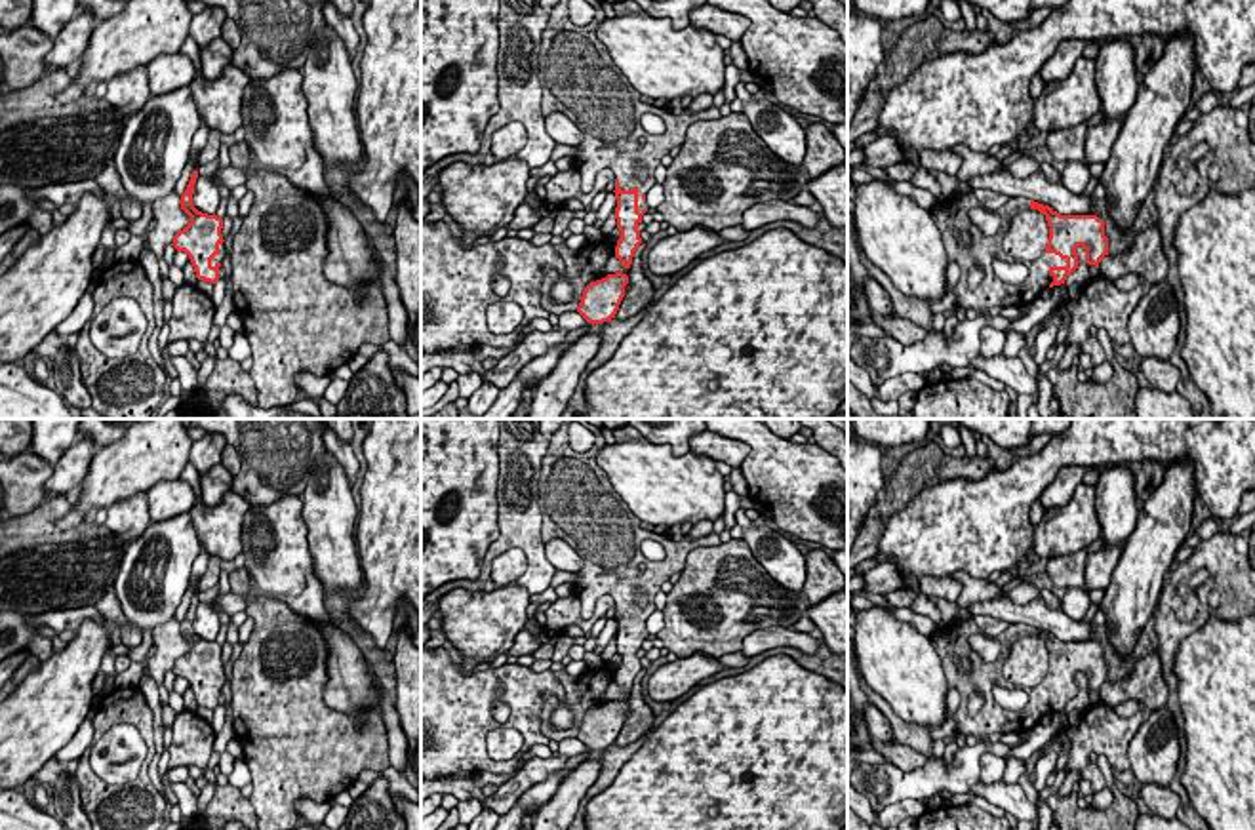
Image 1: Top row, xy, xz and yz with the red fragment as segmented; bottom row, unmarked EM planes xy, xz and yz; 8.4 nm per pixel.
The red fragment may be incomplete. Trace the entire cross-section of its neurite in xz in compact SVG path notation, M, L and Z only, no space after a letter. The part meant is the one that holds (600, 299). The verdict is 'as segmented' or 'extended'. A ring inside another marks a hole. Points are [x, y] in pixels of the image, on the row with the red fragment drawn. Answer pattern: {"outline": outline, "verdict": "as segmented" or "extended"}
{"outline": "M623 272L590 282L583 291L577 312L592 326L609 322L619 310L627 284L628 276Z", "verdict": "as segmented"}

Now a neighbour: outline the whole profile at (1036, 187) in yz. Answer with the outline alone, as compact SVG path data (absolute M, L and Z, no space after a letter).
M1006 168L990 173L975 175L966 181L971 190L986 188L1007 198L1026 198L1049 206L1061 215L1095 215L1093 200L1089 196L1072 194L1063 181L1051 183L1040 169L1026 177L1015 177Z

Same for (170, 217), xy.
M173 190L152 204L152 219L156 225L149 232L149 240L152 242L156 259L164 259L164 247L173 244L173 236L190 223L190 217L181 209L179 200L181 196Z

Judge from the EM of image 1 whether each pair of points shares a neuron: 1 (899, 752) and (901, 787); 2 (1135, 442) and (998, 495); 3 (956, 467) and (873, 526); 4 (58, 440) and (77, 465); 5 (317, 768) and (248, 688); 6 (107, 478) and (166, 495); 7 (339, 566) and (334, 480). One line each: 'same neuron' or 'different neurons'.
1: different neurons
2: same neuron
3: same neuron
4: different neurons
5: same neuron
6: different neurons
7: same neuron

